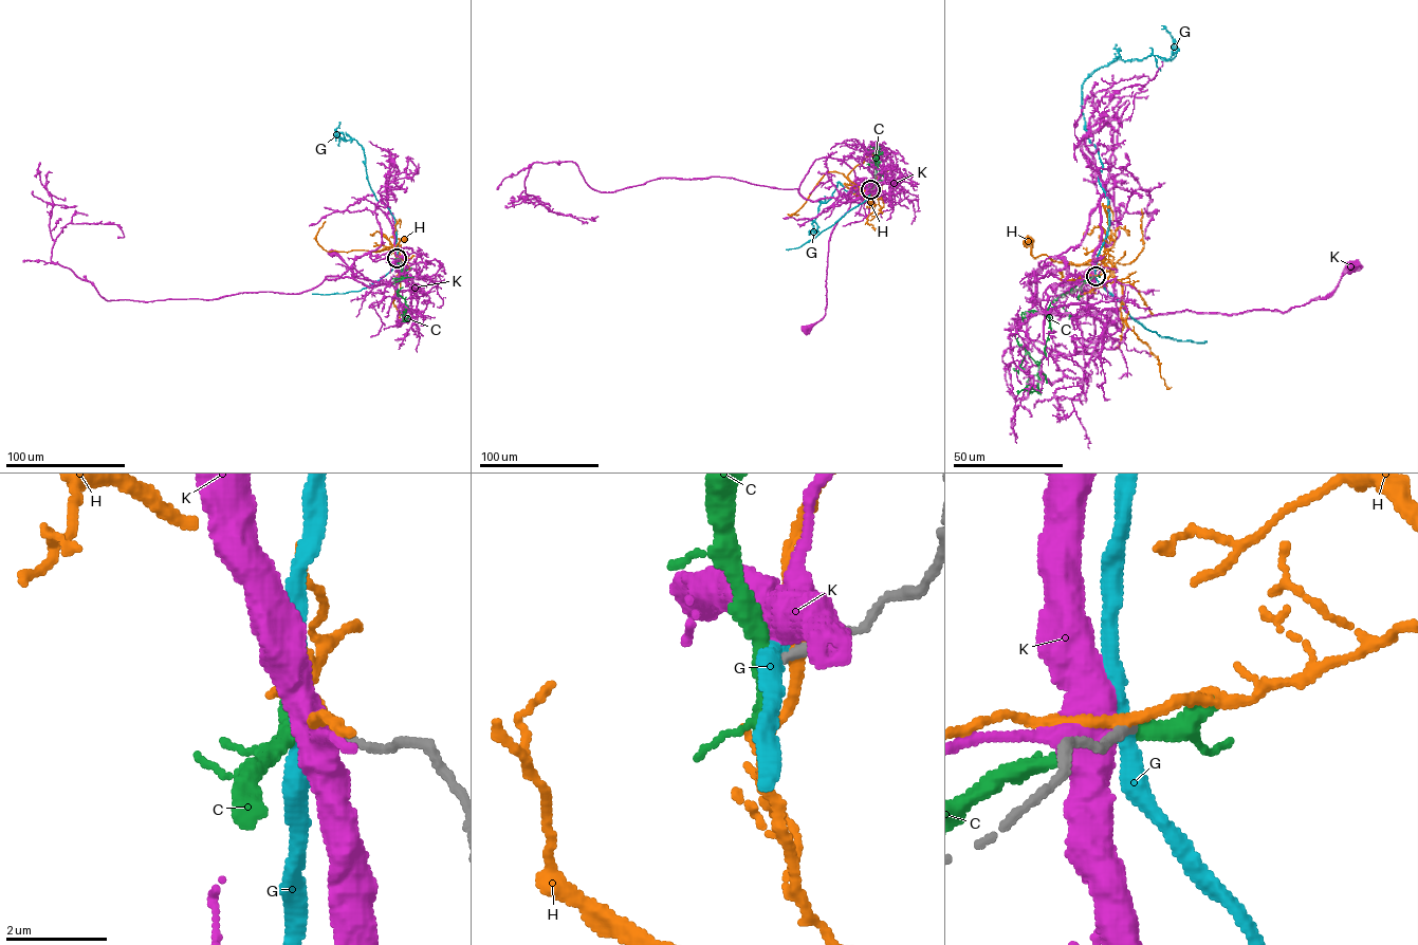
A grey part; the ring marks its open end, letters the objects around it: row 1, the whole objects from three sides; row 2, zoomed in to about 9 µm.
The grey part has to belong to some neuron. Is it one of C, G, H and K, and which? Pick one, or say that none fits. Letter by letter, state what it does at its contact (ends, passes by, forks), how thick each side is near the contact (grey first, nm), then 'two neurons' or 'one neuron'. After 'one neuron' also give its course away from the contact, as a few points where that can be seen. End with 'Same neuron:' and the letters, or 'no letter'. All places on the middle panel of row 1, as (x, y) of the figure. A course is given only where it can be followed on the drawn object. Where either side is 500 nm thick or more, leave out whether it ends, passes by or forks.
C: it passes by; calibres 190 and 320 nm; two neurons
G: it passes by; calibres 200 and 300 nm; two neurons
H: it passes by; calibres 240 and 200 nm; two neurons
K: it forks; calibres 240 and 480 nm; two neurons
Same neuron: no letter

